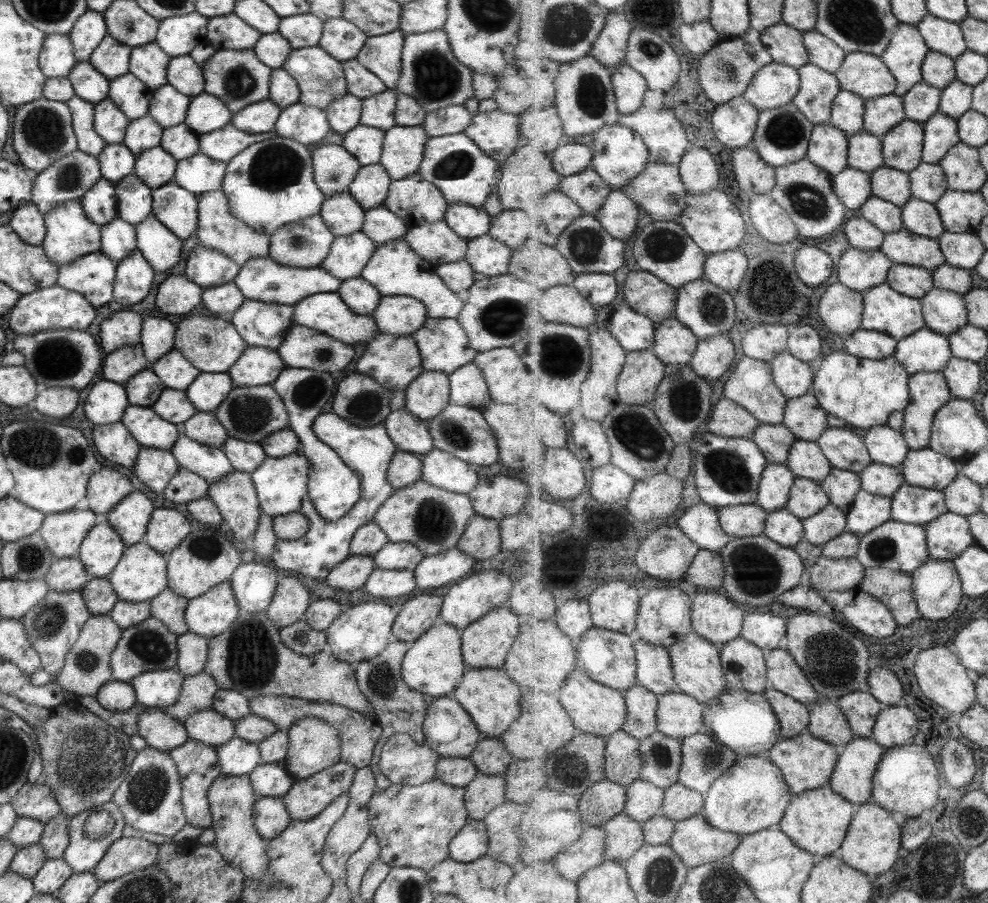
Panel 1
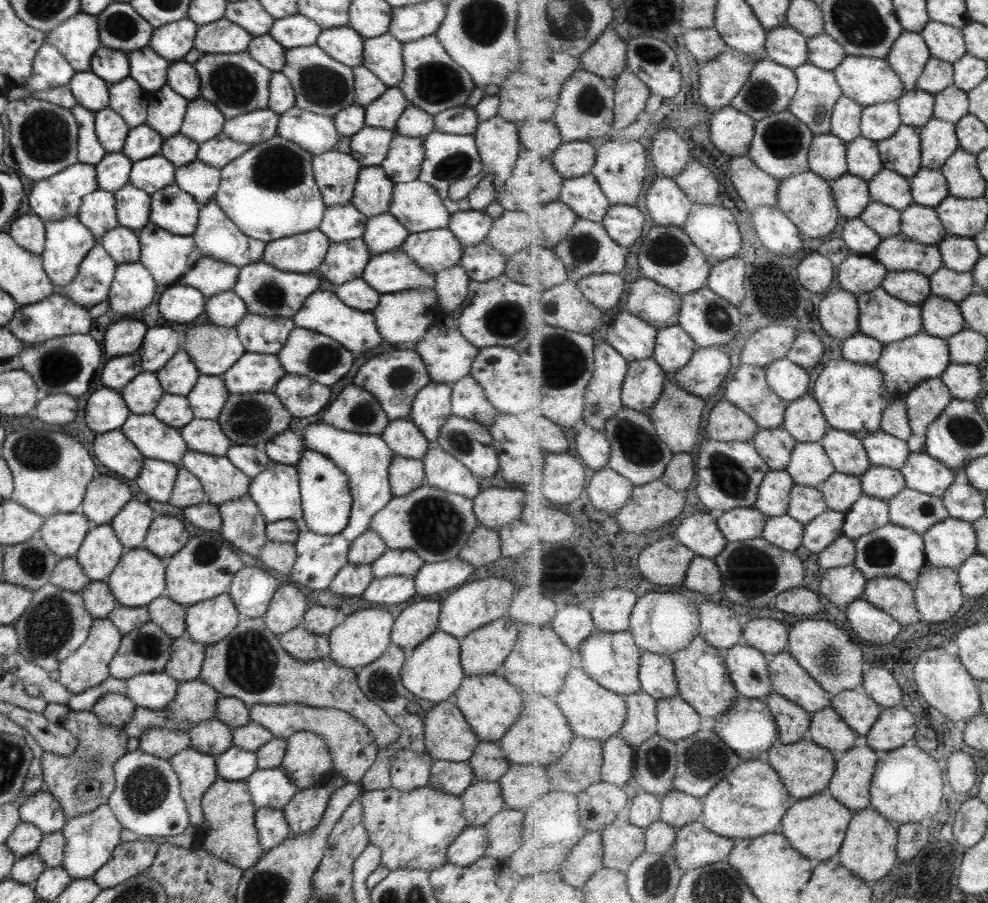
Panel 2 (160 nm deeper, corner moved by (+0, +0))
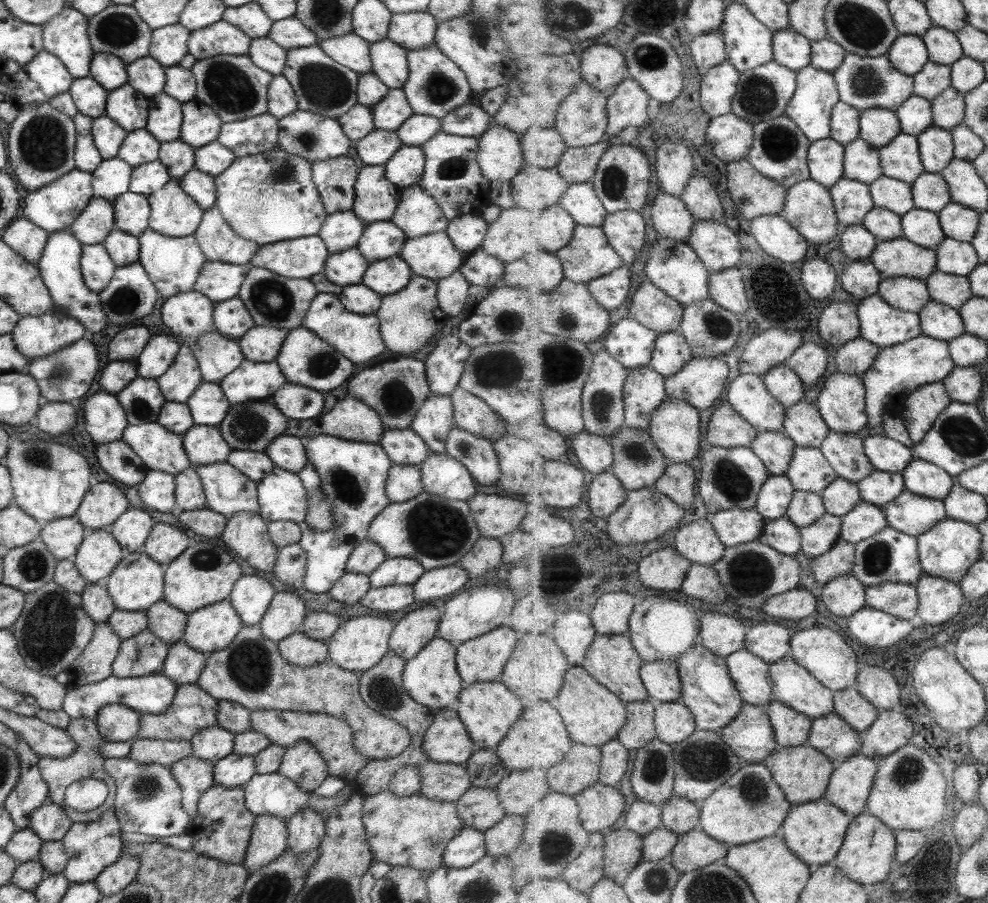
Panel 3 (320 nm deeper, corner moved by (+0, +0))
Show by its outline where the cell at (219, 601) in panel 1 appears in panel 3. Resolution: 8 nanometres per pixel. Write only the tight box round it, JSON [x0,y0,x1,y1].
[182,599,243,655]

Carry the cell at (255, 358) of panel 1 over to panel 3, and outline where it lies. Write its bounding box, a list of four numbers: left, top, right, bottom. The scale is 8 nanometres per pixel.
[218,359,285,405]

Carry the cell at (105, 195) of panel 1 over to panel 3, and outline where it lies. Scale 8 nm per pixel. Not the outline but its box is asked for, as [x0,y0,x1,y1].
[67,196,113,246]

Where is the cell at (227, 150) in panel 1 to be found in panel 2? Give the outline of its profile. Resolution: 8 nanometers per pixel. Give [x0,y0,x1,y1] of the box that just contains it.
[196,132,250,169]

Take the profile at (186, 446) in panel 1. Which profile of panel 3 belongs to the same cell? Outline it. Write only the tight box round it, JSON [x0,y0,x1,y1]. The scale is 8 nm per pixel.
[195,462,258,519]

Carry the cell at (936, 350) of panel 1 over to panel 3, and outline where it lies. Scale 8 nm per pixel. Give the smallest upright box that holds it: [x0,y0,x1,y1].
[861,335,955,426]

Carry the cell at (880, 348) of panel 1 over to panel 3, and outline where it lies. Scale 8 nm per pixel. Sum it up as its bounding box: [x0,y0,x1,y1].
[837,337,882,375]

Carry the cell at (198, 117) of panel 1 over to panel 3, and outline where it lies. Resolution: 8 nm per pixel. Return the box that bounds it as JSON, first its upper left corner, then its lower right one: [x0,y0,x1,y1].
[179,98,222,148]

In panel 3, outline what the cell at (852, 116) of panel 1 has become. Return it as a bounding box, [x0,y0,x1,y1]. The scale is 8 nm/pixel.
[831,101,862,144]

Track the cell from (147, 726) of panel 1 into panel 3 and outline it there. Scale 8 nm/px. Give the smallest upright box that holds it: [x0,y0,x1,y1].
[126,738,191,767]

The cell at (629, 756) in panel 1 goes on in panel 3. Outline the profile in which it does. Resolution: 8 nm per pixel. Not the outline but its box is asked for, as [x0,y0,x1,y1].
[600,739,631,787]

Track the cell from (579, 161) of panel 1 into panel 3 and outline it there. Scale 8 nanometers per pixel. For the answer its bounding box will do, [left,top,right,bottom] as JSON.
[556,134,616,184]

